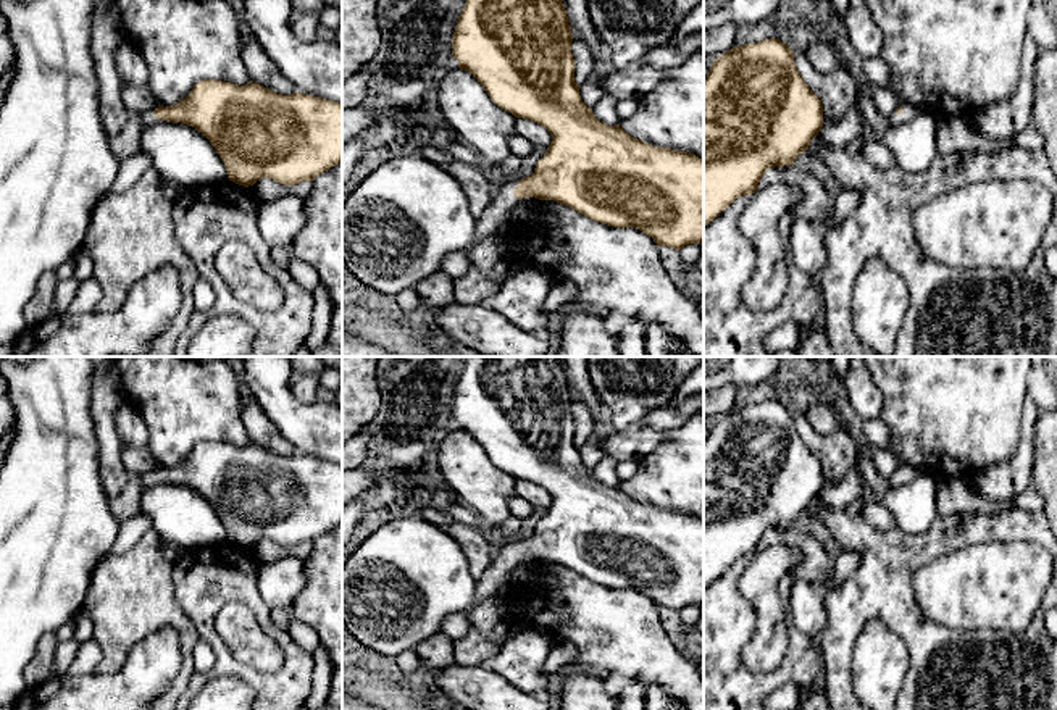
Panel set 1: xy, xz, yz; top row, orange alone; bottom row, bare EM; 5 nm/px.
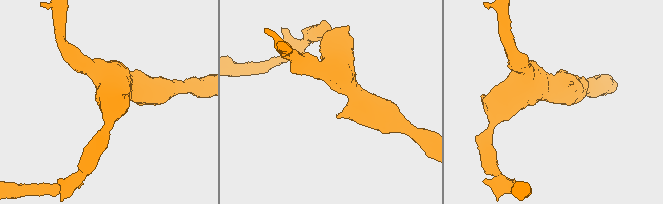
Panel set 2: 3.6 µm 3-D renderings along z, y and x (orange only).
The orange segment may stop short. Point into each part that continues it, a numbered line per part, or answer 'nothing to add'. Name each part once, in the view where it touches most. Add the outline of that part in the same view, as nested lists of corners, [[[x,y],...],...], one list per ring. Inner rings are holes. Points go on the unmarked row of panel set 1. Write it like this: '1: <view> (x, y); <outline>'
1: xz (457, 625); [[[518,542],[503,545],[499,549],[497,555],[492,557],[492,562],[486,568],[483,578],[478,579],[473,607],[486,599],[497,597],[499,589],[508,584],[510,573],[520,563],[513,557],[513,550],[516,547],[518,547]],[[471,608],[449,615],[442,623],[441,633],[447,634],[453,641],[463,639],[473,629],[473,623],[470,618]]]

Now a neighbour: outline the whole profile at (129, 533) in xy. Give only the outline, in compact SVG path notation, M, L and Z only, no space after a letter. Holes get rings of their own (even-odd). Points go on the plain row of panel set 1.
M137 513L136 516L121 521L111 553L121 555L127 552L140 541L144 534L150 531L153 531L152 521L142 513Z

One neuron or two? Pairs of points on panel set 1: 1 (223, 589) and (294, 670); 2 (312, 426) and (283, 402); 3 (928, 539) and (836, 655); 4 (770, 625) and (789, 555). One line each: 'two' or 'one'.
1: one
2: one
3: one
4: one

